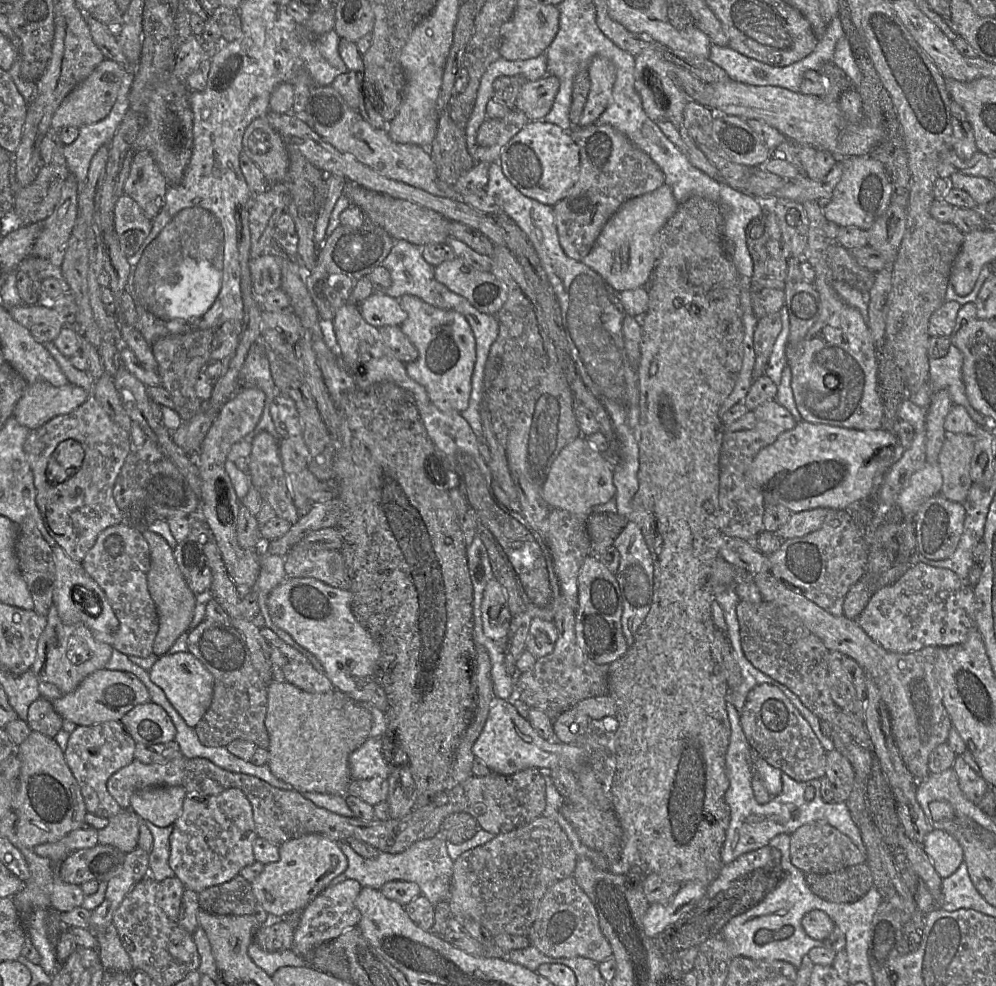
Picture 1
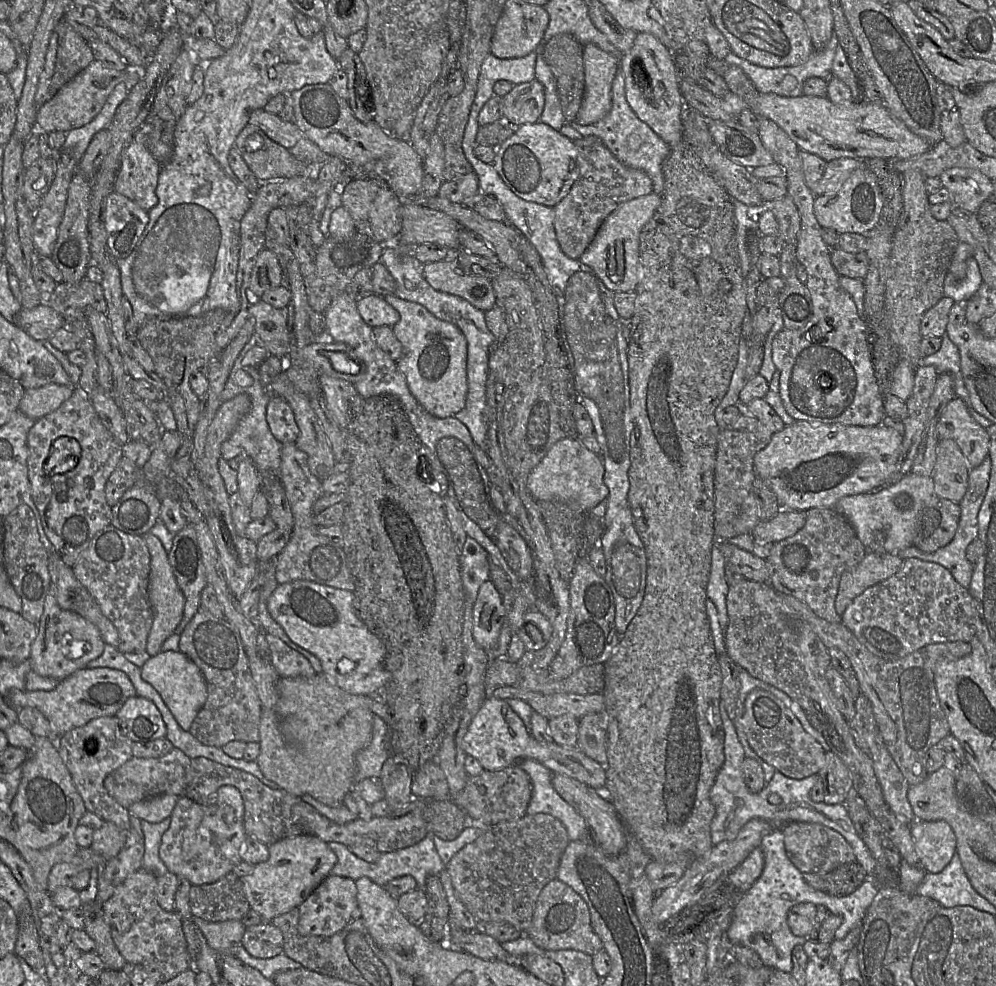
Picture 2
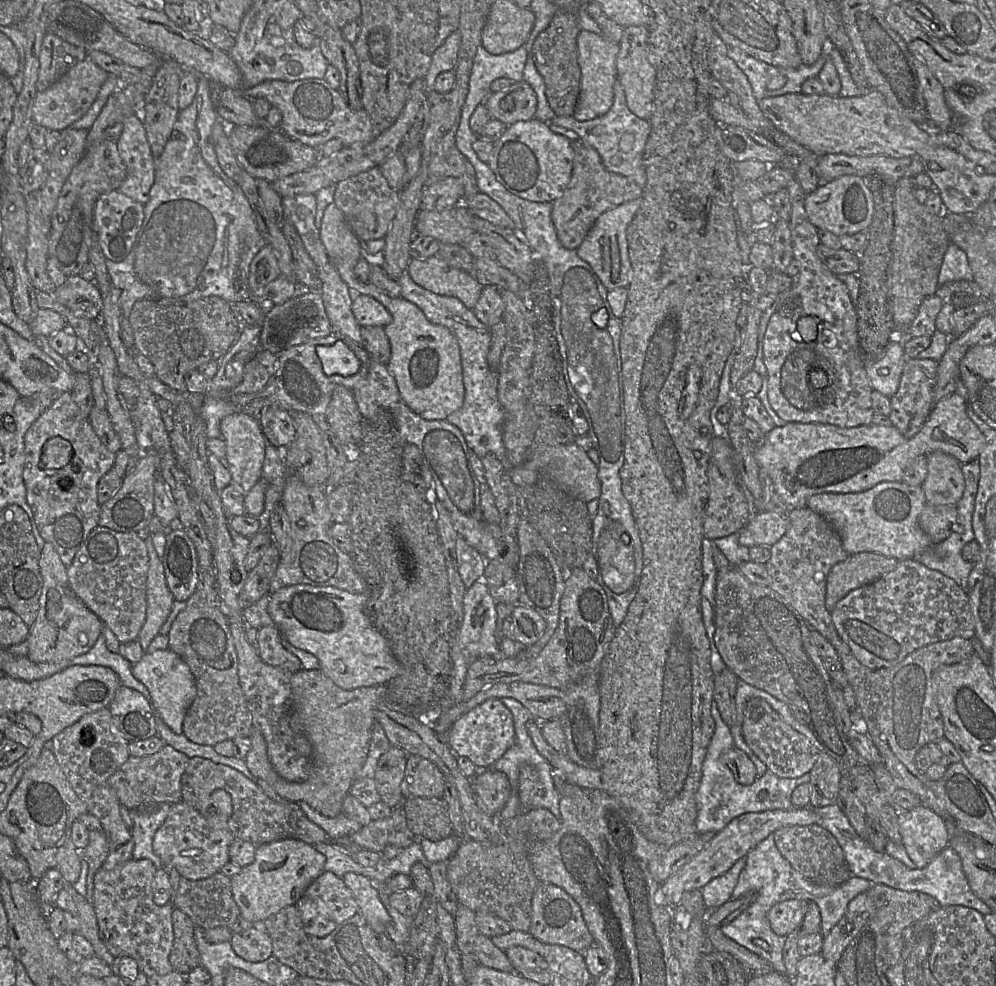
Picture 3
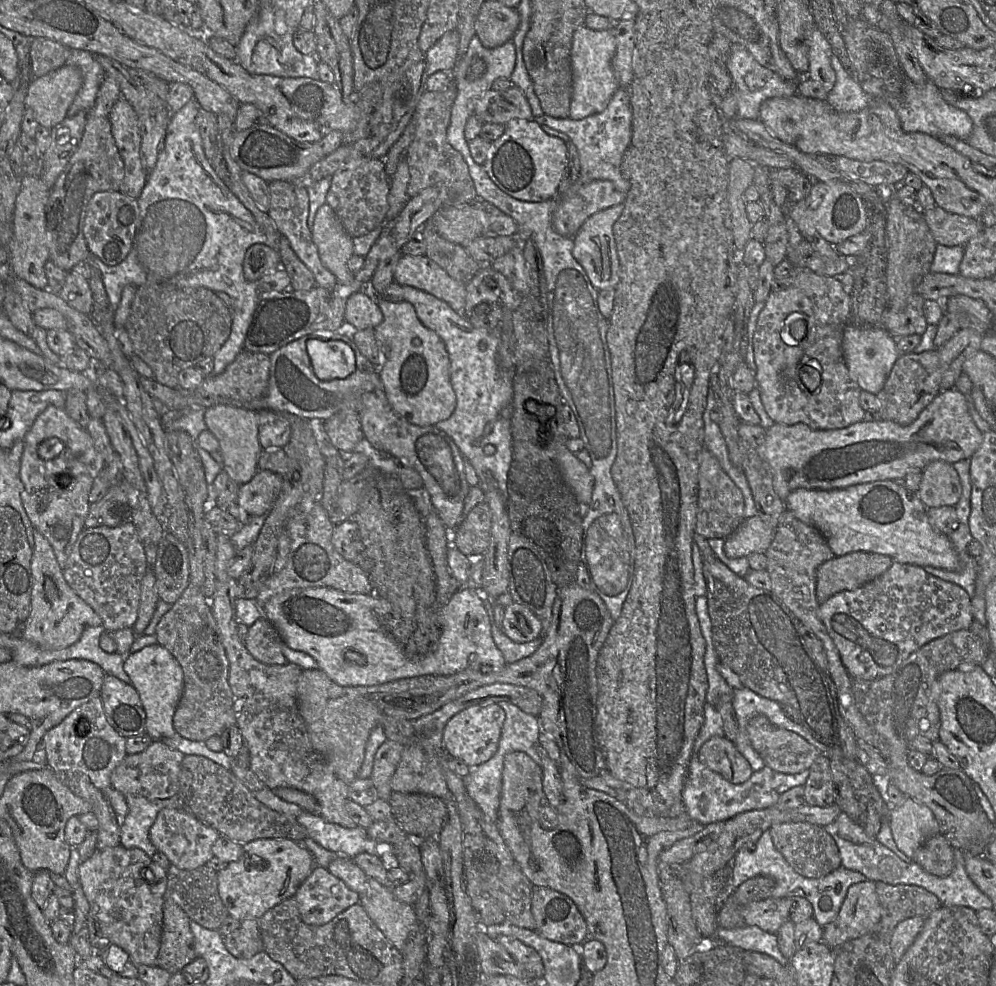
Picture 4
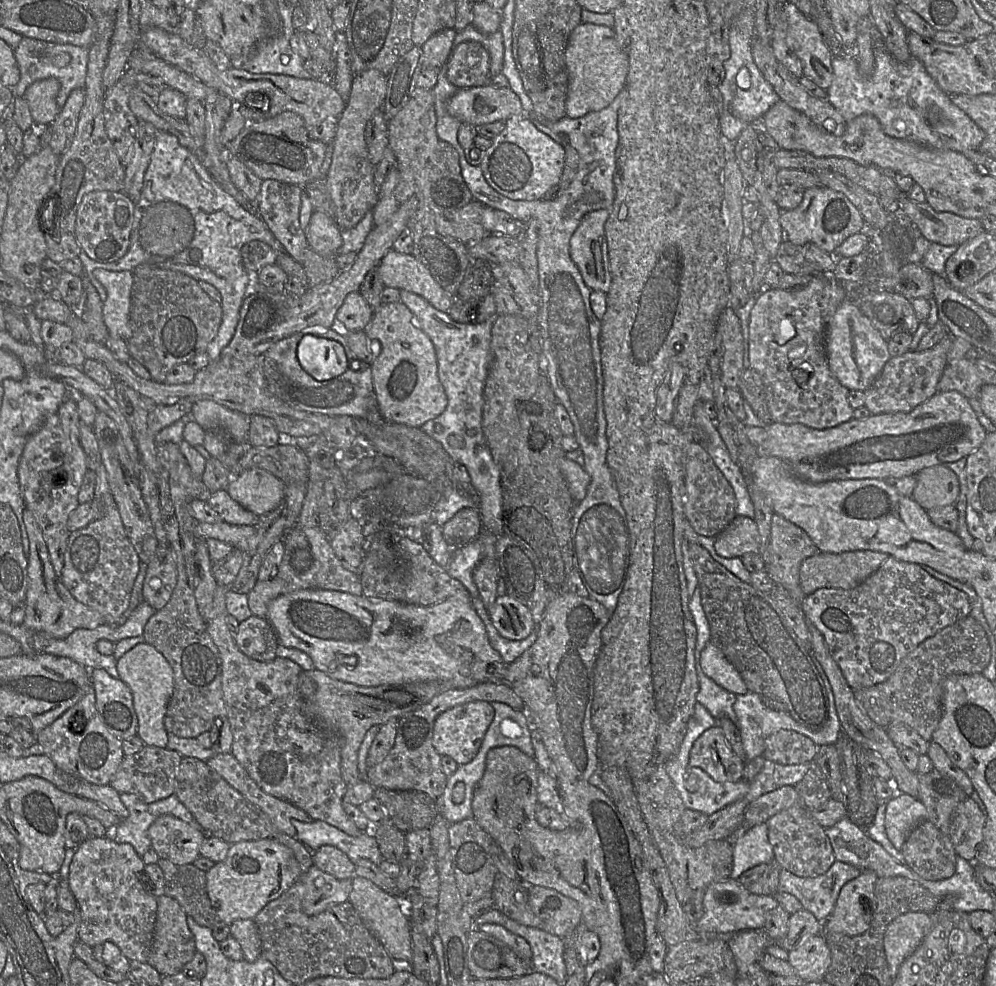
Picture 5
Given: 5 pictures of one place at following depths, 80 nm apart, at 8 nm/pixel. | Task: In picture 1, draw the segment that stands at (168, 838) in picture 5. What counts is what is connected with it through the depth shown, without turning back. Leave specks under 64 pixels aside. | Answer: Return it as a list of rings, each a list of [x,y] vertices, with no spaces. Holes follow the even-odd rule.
[[[231,788],[217,796],[208,797],[187,794],[182,813],[173,823],[173,832],[169,838],[169,865],[186,889],[200,893],[206,888],[230,881],[239,875],[241,869],[253,864],[253,843],[257,838],[252,807],[241,790]]]

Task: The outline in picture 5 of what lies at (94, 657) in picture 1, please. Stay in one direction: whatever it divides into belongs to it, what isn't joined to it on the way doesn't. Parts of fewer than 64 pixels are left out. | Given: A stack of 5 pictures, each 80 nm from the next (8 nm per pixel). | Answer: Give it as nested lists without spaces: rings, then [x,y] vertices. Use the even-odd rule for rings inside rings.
[[[27,508],[23,512],[23,522],[29,540],[27,553],[29,584],[23,606],[25,610],[24,625],[54,638],[63,639],[77,629],[95,629],[106,624],[105,618],[99,612],[75,599],[56,575],[41,529]]]

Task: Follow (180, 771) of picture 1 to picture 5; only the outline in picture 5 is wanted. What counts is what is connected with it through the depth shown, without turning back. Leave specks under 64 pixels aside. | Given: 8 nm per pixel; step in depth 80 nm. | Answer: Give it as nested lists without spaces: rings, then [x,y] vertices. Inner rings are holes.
[[[145,745],[139,752],[124,756],[110,785],[119,793],[136,795],[145,803],[152,803],[165,799],[175,793],[176,772],[182,756],[166,747]]]

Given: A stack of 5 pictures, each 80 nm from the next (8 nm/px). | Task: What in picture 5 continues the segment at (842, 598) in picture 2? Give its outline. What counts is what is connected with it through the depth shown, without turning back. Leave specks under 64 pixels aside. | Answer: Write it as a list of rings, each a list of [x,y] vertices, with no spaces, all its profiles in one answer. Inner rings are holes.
[[[857,550],[842,553],[819,552],[805,559],[800,567],[800,585],[805,595],[809,595],[820,588],[840,588],[850,590],[871,576],[889,557],[888,554]]]

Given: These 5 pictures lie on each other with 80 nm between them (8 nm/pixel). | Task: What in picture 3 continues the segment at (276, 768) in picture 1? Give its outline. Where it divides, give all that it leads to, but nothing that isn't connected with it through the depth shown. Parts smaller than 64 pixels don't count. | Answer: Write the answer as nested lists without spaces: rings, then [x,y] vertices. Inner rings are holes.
[[[302,669],[290,677],[292,711],[312,746],[311,774],[305,781],[290,782],[273,769],[267,745],[258,730],[252,727],[251,748],[245,763],[253,776],[266,781],[275,792],[289,802],[305,802],[327,817],[343,814],[343,801],[358,778],[368,755],[375,719],[375,709],[382,703],[387,685],[361,687],[352,690],[337,686],[320,669]]]

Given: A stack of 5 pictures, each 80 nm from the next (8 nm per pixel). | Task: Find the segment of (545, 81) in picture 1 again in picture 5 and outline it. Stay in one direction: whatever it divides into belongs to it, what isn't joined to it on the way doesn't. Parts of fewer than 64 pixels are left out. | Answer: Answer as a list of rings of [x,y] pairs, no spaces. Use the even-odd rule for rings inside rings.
[[[490,84],[457,90],[448,101],[447,111],[462,123],[476,126],[496,121],[505,122],[513,116],[524,114],[520,98],[510,88],[495,88]]]

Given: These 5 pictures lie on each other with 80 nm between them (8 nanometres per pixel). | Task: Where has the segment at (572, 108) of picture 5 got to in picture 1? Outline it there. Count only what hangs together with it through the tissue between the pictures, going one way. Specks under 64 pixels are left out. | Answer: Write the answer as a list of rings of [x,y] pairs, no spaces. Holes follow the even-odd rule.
[[[595,56],[588,67],[590,90],[581,115],[579,126],[587,127],[596,123],[609,107],[616,78],[615,65],[607,58]]]

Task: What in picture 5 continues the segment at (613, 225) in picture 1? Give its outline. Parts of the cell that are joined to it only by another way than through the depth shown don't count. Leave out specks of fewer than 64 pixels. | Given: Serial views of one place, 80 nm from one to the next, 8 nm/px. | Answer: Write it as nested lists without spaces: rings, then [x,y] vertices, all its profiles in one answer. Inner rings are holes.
[[[609,209],[587,213],[570,240],[570,255],[585,284],[591,290],[607,293],[611,286],[605,222]]]

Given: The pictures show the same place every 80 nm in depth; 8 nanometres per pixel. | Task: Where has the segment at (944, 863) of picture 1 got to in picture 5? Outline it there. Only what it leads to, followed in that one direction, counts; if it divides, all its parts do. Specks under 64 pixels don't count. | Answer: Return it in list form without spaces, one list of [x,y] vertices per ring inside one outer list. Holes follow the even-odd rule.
[[[900,793],[886,804],[885,831],[888,839],[899,851],[912,829],[924,820],[927,820],[927,811],[918,798]]]

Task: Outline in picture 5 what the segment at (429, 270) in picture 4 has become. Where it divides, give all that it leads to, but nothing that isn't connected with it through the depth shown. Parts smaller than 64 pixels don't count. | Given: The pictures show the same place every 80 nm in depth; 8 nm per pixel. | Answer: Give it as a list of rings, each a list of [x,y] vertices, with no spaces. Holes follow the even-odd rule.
[[[389,250],[376,270],[385,287],[407,290],[425,298],[432,306],[448,312],[455,295],[446,292],[429,269],[412,254]]]

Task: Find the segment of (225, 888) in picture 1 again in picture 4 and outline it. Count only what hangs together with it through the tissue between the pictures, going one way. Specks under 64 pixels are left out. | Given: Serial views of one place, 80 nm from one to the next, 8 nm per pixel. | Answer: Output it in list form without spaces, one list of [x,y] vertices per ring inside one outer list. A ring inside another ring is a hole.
[[[170,864],[167,870],[167,888],[164,899],[171,899],[200,926],[218,931],[228,912],[218,892],[217,872],[207,866],[201,866],[192,870],[183,870]]]

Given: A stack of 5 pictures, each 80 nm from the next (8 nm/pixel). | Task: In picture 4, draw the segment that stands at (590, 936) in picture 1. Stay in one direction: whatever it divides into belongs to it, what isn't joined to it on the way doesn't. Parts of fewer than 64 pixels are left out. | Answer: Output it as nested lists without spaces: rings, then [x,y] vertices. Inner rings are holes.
[[[534,887],[531,908],[536,931],[542,937],[578,949],[589,938],[585,919],[567,895],[547,887]]]

